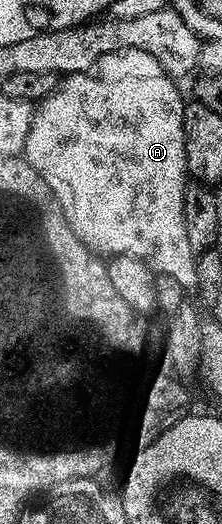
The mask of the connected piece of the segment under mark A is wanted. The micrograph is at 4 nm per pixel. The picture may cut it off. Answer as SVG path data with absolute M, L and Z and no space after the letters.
M125 50L124 52L105 54L99 59L98 72L99 76L86 72L73 72L64 75L58 81L55 91L45 99L38 101L35 117L29 126L25 158L39 171L41 178L45 178L45 182L57 198L69 226L92 252L96 254L107 252L108 257L128 254L138 256L151 267L152 272L169 278L177 278L177 282L181 282L184 290L195 290L197 289L197 266L195 265L197 252L189 242L185 214L183 213L185 194L189 191L189 173L185 158L185 122L183 121L185 99L183 100L178 86L175 85L178 83L165 71L161 62L157 62L157 58L153 58L153 54L145 54L145 50Z

